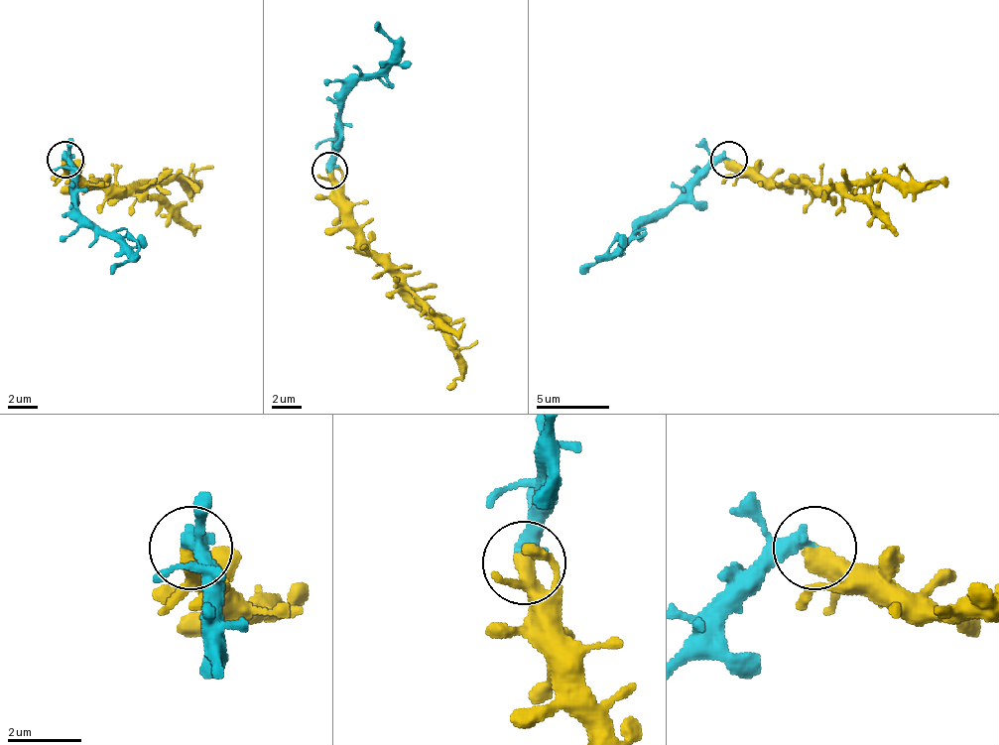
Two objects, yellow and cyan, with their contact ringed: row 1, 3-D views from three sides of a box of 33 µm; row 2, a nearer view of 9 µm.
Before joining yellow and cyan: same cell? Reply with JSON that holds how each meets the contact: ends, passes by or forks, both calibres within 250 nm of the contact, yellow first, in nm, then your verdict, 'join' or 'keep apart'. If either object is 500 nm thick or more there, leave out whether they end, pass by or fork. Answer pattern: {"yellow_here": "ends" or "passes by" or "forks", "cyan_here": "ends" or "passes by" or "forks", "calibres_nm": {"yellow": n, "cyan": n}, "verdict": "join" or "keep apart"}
{"calibres_nm": {"yellow": 550, "cyan": 480}, "verdict": "keep apart"}

